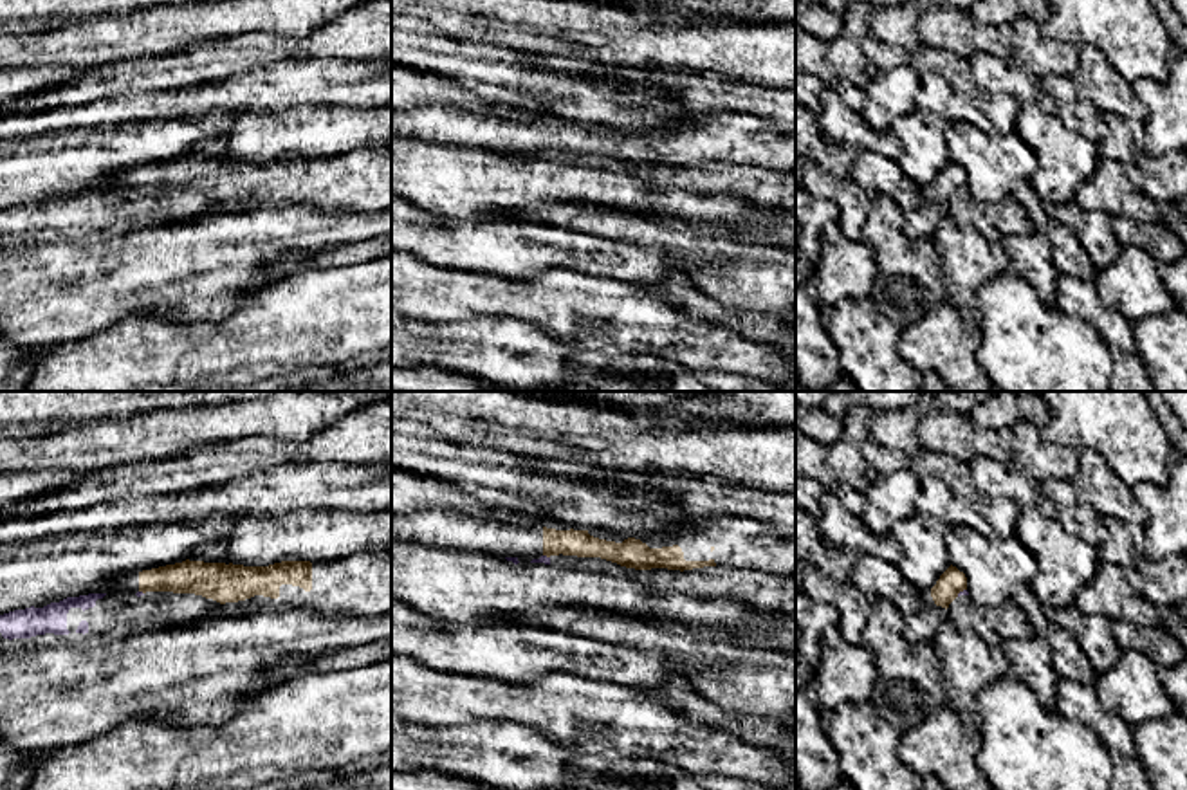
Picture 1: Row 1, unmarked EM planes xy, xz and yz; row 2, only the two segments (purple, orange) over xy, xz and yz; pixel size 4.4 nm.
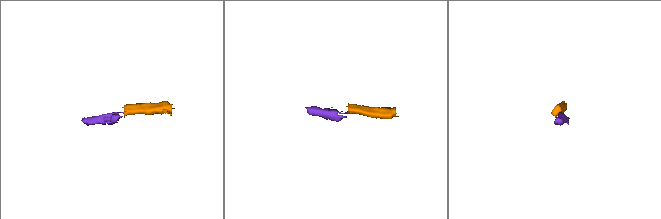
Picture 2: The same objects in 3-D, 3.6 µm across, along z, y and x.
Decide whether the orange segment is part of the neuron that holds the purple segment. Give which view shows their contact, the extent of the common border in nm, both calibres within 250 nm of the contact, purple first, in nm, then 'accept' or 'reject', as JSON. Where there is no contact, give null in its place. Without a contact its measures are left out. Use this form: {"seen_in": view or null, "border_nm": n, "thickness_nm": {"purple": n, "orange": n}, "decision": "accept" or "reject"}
{"seen_in": "yz", "border_nm": 60, "thickness_nm": {"purple": 20, "orange": 120}, "decision": "reject"}

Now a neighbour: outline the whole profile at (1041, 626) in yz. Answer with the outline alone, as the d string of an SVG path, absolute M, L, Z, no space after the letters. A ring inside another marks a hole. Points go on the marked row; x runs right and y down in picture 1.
M1028 584L1016 586L1012 597L1016 604L1025 611L1034 635L1046 642L1052 653L1052 667L1059 678L1093 684L1097 675L1091 669L1081 646L1068 631L1048 620L1046 608L1032 593Z

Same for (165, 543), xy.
M213 514L197 521L164 521L96 534L0 543L0 615L31 606L43 608L67 597L97 593L108 581L123 579L128 574L182 563L193 552L227 543L236 519L240 518Z

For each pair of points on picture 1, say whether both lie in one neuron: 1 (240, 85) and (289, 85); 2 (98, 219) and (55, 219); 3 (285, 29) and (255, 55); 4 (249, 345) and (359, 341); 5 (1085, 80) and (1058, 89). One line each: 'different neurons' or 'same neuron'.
1: same neuron
2: same neuron
3: different neurons
4: same neuron
5: different neurons

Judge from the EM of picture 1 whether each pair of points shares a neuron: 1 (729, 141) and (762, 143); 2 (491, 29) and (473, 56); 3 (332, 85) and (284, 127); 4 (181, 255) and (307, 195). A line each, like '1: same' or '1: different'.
1: same
2: different
3: different
4: different

